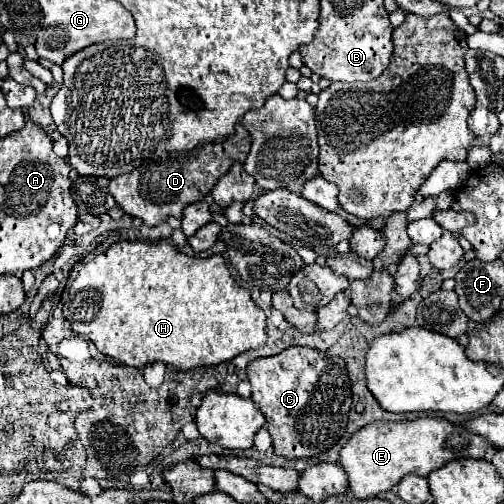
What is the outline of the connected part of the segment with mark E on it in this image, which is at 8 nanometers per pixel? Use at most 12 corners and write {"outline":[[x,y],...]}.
{"outline":[[445,419],[373,421],[339,451],[347,497],[489,443]]}

